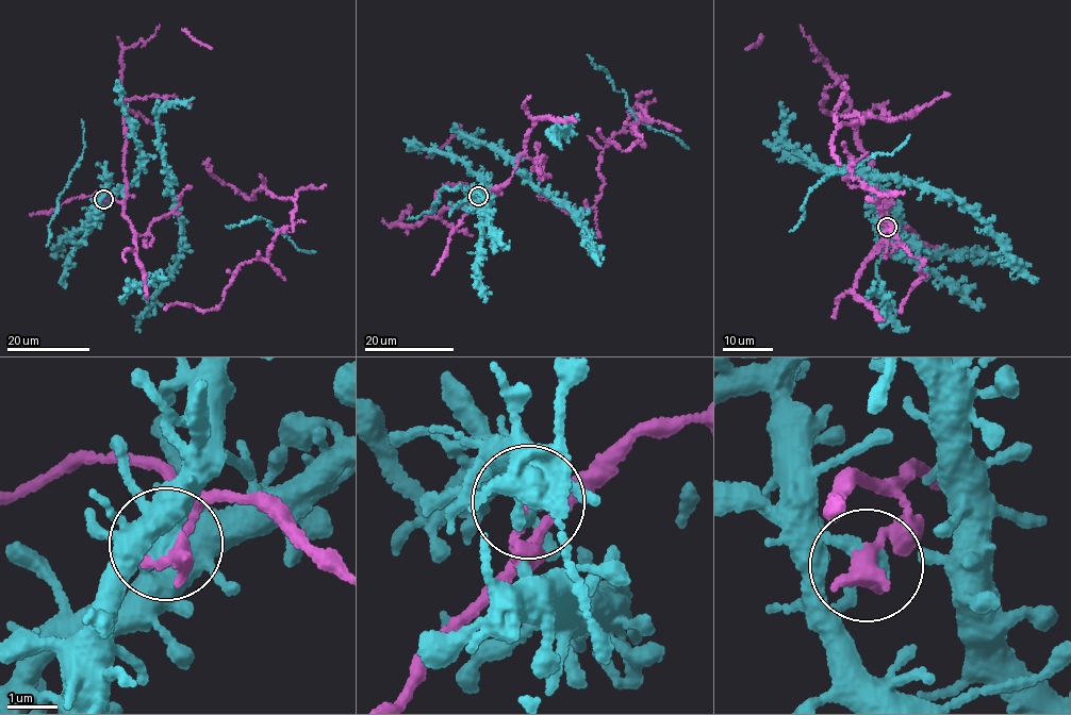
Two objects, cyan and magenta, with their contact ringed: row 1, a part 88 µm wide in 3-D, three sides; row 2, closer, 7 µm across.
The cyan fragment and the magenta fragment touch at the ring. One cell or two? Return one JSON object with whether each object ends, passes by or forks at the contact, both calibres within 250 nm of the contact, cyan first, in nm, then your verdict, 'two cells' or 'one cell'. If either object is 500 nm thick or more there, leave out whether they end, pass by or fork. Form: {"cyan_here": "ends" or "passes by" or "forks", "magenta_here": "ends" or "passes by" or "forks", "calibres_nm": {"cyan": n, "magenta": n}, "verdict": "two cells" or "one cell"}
{"cyan_here": "ends", "magenta_here": "ends", "calibres_nm": {"cyan": 440, "magenta": 400}, "verdict": "two cells"}

